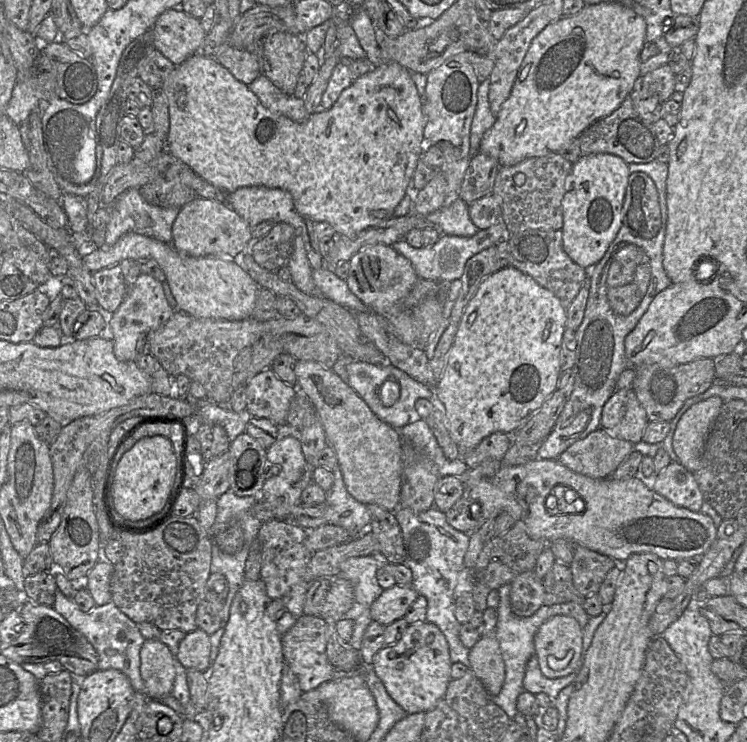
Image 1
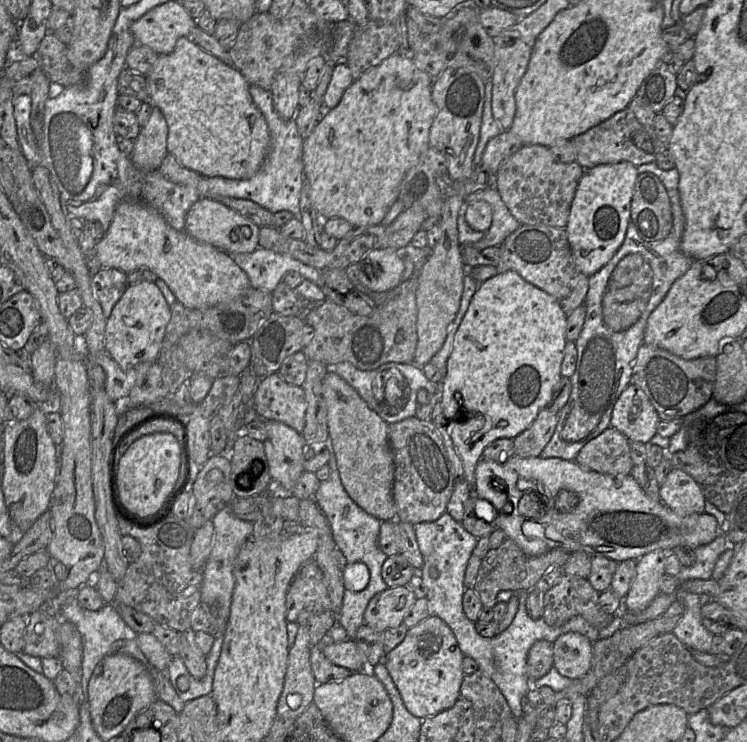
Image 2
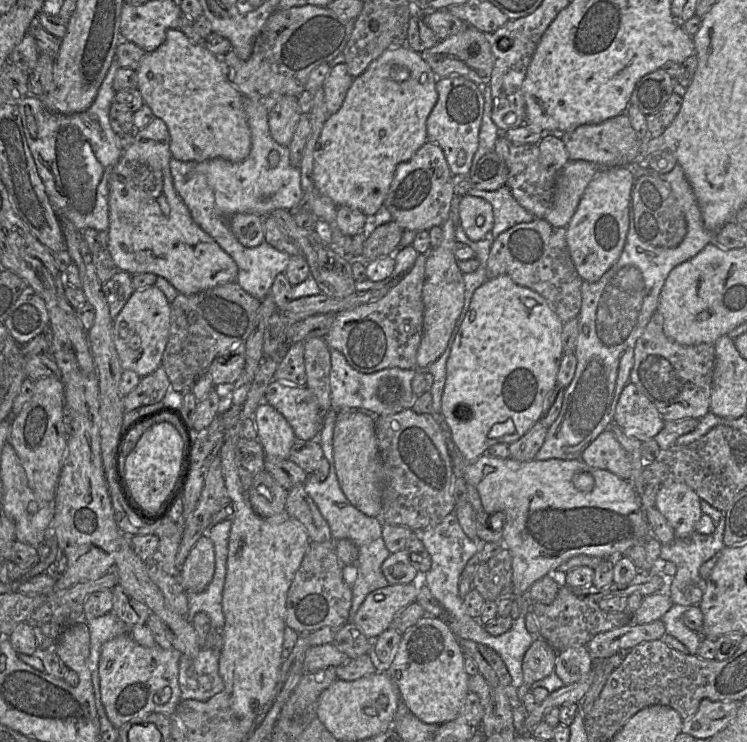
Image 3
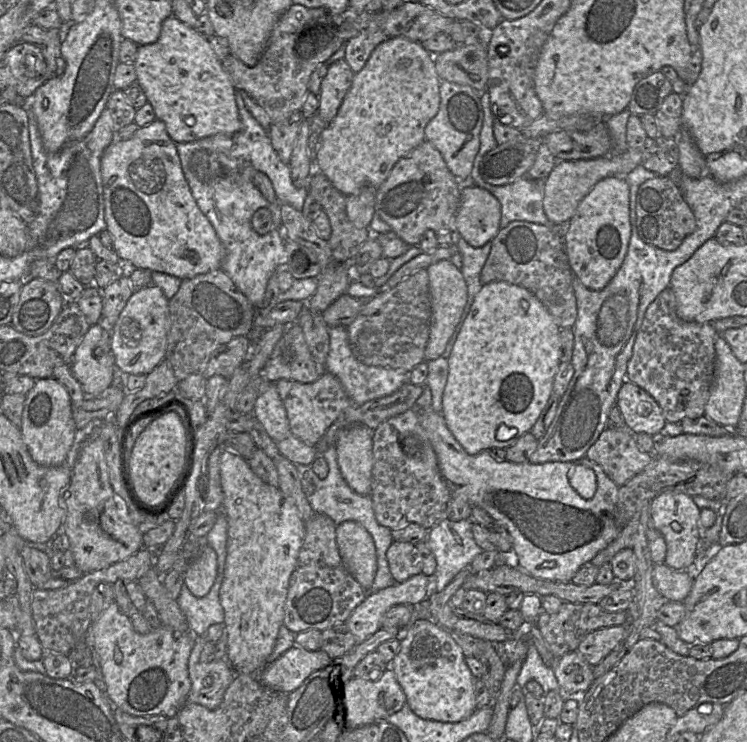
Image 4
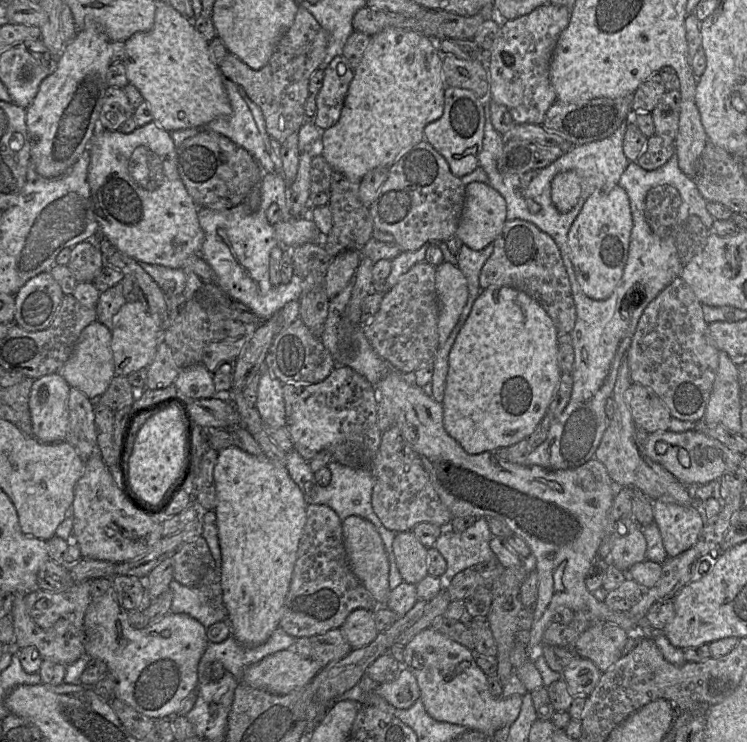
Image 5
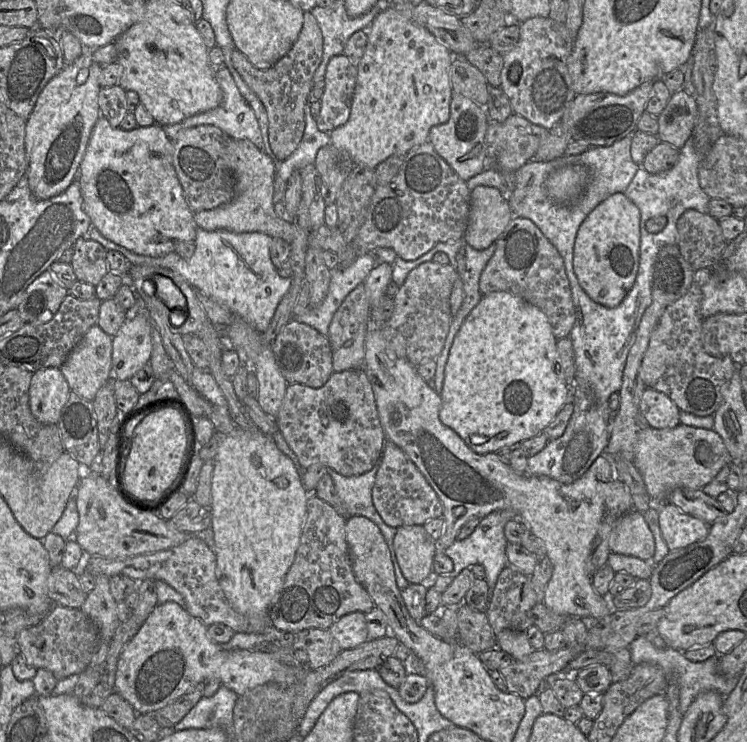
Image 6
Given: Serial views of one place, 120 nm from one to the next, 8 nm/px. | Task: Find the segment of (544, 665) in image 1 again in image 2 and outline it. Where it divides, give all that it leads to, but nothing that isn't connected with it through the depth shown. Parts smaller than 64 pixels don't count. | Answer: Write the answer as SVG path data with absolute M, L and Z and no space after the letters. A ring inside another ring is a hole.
M577 632L560 635L553 643L553 667L571 680L584 676L591 664L592 642Z

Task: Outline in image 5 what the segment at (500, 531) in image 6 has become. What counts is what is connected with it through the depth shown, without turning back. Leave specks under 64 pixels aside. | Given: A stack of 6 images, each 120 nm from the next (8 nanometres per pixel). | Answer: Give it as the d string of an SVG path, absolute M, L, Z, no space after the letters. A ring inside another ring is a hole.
M485 517L477 518L463 532L444 528L433 546L442 554L447 564L445 573L439 576L442 588L447 589L448 582L458 572L479 562L497 560L490 547L492 537Z

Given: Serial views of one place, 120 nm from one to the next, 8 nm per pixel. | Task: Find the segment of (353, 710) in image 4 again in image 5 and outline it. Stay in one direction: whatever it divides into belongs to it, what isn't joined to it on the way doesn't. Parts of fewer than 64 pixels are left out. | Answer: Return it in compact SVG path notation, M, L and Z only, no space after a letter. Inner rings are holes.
M398 667L398 676L391 682L379 683L376 693L392 706L410 708L420 698L420 688L413 673Z

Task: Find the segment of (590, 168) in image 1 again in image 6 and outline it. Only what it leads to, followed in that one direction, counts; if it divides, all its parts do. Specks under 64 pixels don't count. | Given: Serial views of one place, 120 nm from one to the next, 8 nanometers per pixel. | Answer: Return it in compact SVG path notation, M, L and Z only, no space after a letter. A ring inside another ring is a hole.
M614 193L598 204L581 223L575 238L573 270L585 293L607 308L618 306L634 284L639 264L640 213L623 194Z

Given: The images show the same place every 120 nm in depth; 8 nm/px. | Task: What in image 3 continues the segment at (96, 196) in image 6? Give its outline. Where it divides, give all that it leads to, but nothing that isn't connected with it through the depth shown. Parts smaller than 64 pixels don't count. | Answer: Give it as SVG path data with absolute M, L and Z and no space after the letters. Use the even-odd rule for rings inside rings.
M154 117L144 128L134 131L132 143L122 152L121 157L109 177L109 195L108 195L108 246L107 250L114 261L117 269L129 273L130 275L141 273L153 273L156 276L165 278L179 293L192 295L218 285L236 282L238 267L233 260L218 244L207 234L192 218L189 209L177 194L173 178L170 172L169 162L171 159L170 137L166 124L160 119Z

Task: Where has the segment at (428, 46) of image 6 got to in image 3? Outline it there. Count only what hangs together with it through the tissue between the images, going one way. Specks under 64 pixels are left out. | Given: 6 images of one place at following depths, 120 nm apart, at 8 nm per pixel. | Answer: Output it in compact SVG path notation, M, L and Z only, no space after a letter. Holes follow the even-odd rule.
M406 44L387 49L375 59L367 69L358 77L354 78L352 84L346 94L341 108L327 118L321 135L314 152L313 165L313 181L315 189L329 199L331 199L338 207L348 206L358 209L367 217L373 217L376 212L383 206L388 195L391 183L393 181L396 167L399 163L410 160L413 155L427 142L427 119L438 101L438 92L436 89L437 76L422 58L421 54L409 48Z

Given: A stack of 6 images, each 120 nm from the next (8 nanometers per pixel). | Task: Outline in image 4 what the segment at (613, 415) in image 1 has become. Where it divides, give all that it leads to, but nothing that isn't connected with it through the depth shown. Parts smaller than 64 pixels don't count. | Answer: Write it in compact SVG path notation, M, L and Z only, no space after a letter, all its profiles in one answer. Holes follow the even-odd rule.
M625 380L621 385L616 405L632 432L659 436L667 422L655 399L629 380Z

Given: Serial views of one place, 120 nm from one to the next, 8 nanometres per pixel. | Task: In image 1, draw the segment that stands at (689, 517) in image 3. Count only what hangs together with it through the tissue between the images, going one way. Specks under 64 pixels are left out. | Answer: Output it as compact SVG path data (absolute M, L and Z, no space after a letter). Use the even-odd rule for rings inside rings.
M678 462L671 463L649 480L651 488L676 506L700 512L703 495L693 475Z

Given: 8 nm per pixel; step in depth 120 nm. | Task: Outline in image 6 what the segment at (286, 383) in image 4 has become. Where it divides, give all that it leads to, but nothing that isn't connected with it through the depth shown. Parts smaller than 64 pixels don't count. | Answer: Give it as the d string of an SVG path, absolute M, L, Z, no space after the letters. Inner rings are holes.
M363 368L333 372L320 388L298 383L288 384L276 423L285 441L297 456L301 471L319 463L346 477L362 475L380 461L385 445L386 436L380 423L374 392Z

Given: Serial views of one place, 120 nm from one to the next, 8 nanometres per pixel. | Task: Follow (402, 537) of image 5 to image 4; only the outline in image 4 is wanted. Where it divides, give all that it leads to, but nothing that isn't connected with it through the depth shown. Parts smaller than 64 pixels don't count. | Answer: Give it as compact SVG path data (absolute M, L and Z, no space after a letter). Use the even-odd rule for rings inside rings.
M392 542L386 558L396 583L402 583L422 572L422 557L412 543Z

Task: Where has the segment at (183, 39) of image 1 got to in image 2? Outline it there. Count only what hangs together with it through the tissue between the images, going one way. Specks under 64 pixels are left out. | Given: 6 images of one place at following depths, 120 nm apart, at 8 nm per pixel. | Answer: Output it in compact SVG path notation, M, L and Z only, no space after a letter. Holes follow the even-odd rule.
M168 1L133 22L130 29L136 45L147 46L158 55L168 55L177 41L188 37L196 26L179 1Z

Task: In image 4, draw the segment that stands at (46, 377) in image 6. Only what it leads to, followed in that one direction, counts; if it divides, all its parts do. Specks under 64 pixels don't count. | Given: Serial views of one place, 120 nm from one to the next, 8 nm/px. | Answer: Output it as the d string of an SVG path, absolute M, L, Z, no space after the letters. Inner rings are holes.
M53 377L35 380L33 388L26 394L20 427L23 441L32 459L41 466L60 466L69 457L76 460L79 450L79 430L76 429L72 416L72 404L66 388Z

